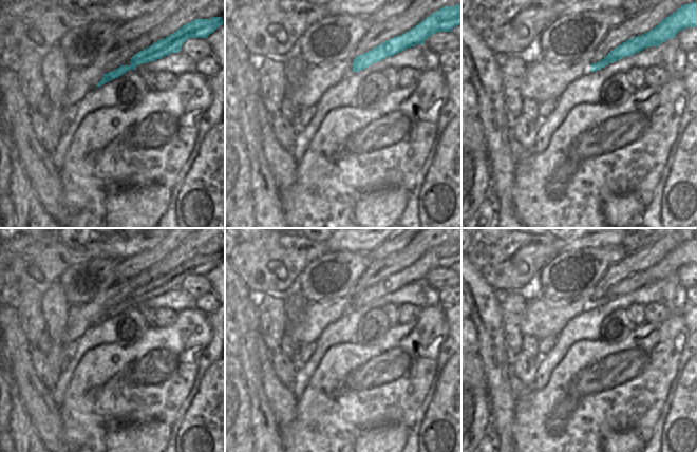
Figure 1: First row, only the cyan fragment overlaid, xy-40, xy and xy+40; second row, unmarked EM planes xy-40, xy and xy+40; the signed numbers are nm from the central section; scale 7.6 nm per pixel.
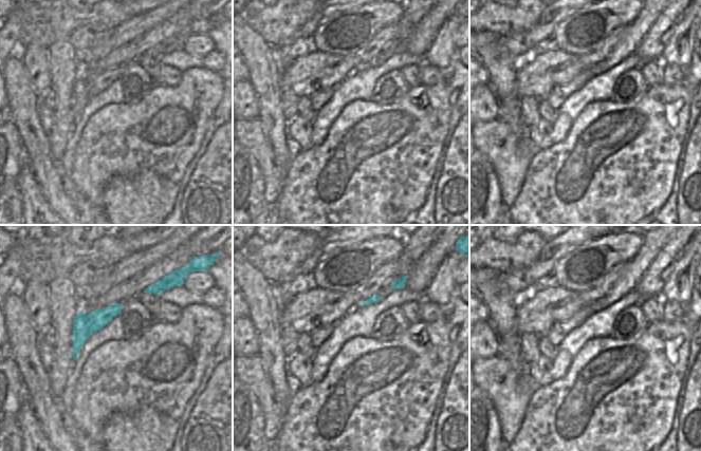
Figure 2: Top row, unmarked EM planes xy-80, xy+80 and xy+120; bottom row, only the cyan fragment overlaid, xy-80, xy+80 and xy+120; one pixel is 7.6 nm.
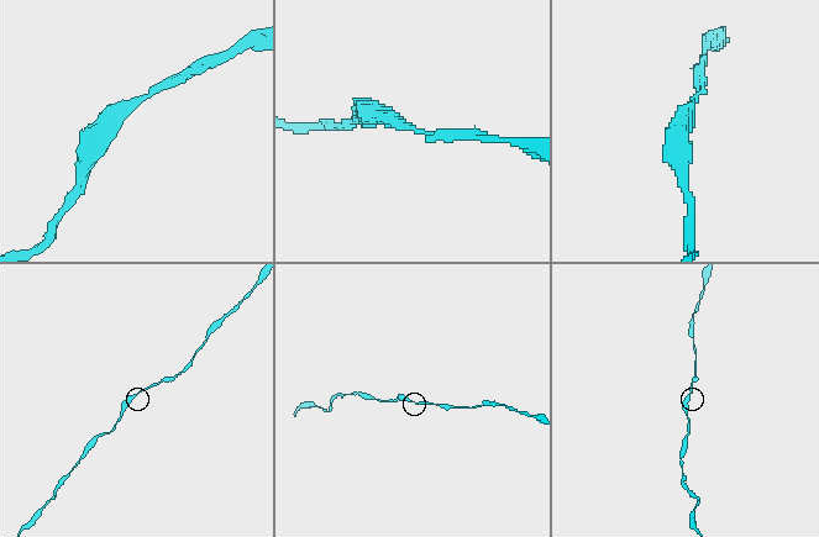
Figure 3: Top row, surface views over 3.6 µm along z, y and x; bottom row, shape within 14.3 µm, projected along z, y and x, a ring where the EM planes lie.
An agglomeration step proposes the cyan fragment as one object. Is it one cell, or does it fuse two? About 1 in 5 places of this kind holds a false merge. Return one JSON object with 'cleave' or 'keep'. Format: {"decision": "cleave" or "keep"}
{"decision": "keep"}

